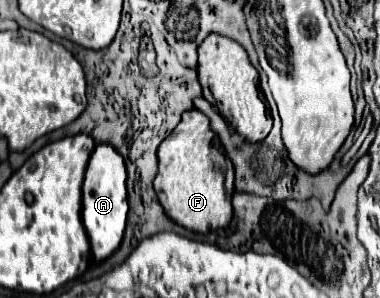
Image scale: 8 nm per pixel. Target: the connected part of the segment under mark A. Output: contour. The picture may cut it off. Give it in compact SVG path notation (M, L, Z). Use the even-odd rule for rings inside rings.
M100 144L90 156L82 184L82 224L90 240L92 258L96 262L106 260L120 246L126 226L126 214L128 214L128 194L126 194L124 160L112 146Z

